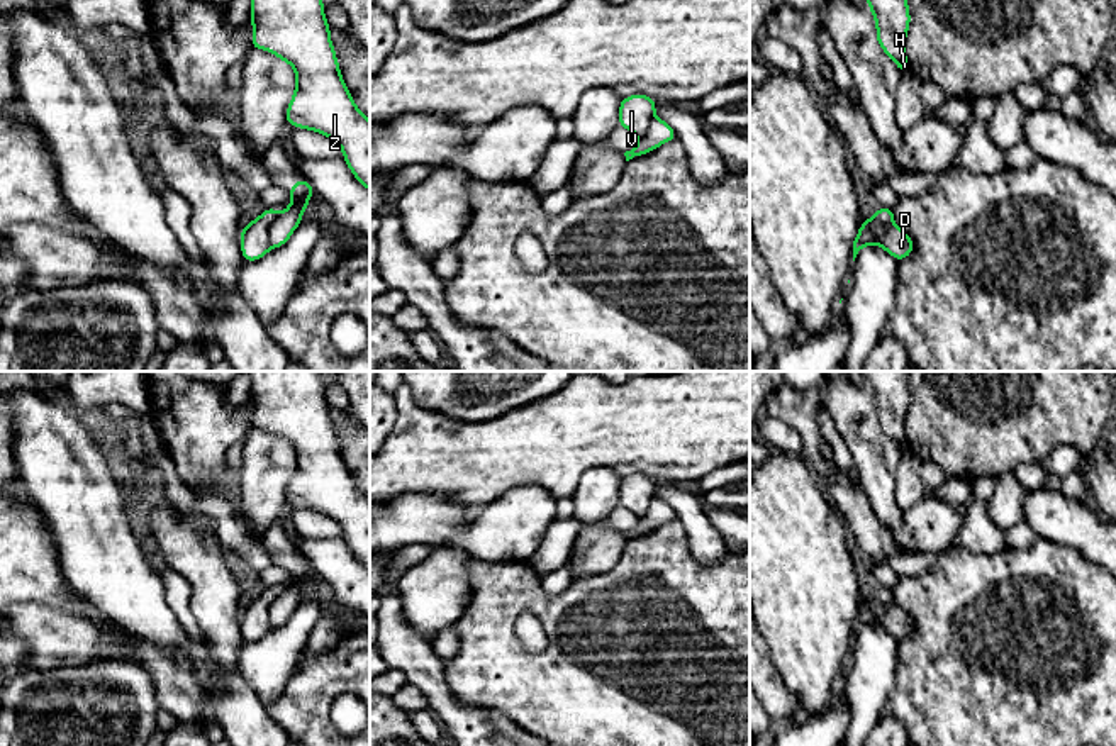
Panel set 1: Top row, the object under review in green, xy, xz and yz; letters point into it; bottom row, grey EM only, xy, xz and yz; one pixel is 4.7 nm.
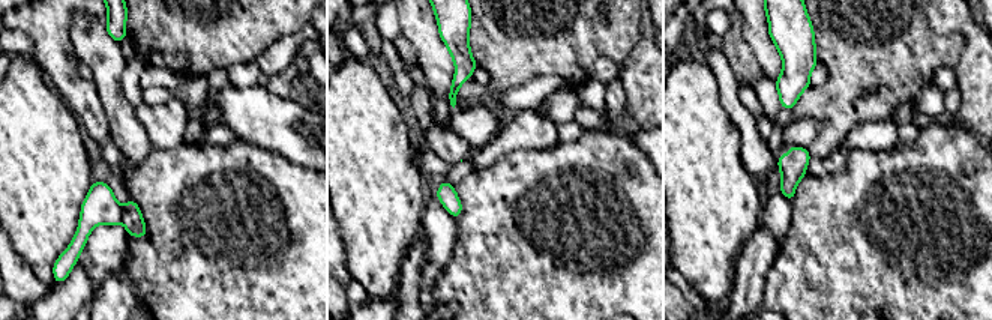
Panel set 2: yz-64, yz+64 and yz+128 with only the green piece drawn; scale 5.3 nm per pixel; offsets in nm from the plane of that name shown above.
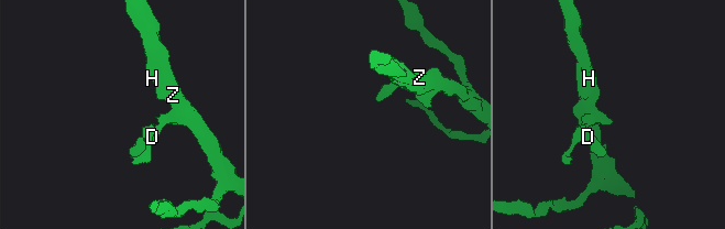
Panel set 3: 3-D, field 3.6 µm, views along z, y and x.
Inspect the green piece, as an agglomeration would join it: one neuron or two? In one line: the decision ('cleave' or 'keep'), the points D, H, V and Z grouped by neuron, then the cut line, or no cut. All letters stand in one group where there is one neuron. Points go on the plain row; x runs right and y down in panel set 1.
cleave; D H Z / V; cut in yz along (892, 601), (877, 609), (879, 623), (884, 628)

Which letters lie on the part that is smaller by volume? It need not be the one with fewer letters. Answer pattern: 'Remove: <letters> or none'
Remove: V

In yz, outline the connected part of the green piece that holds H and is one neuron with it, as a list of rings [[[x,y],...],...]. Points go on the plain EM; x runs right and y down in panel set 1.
[[[906,371],[860,373],[873,393],[879,426],[897,444],[901,453],[911,451],[906,437],[906,414],[911,404]]]

